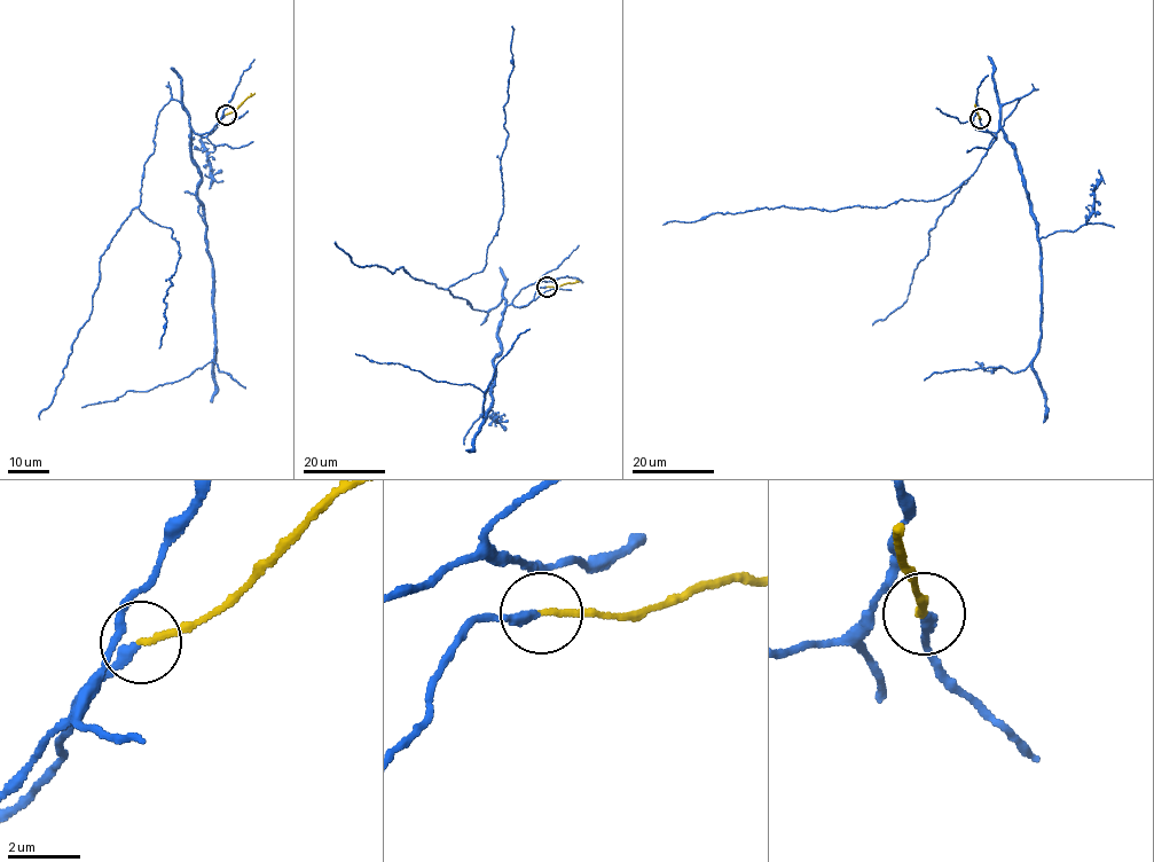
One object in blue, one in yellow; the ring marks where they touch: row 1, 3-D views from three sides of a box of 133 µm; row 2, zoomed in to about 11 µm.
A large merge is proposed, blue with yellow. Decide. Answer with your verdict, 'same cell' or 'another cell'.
same cell

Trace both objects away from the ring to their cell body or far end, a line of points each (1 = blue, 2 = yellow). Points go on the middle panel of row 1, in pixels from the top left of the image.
1: (547, 287), (525, 306), (504, 299), (485, 312), (448, 288), (484, 269), (503, 212), (511, 25)
2: (547, 287), (579, 281)

